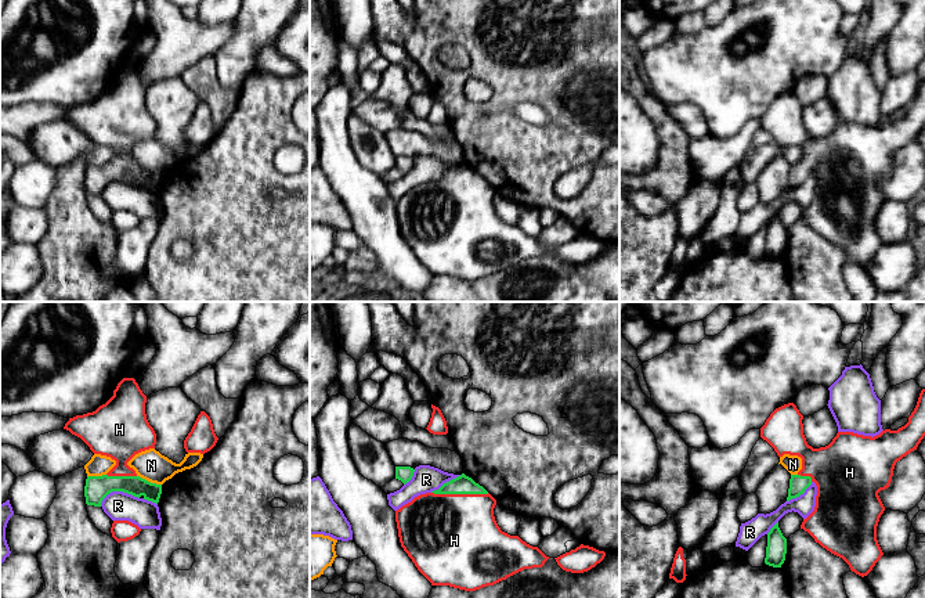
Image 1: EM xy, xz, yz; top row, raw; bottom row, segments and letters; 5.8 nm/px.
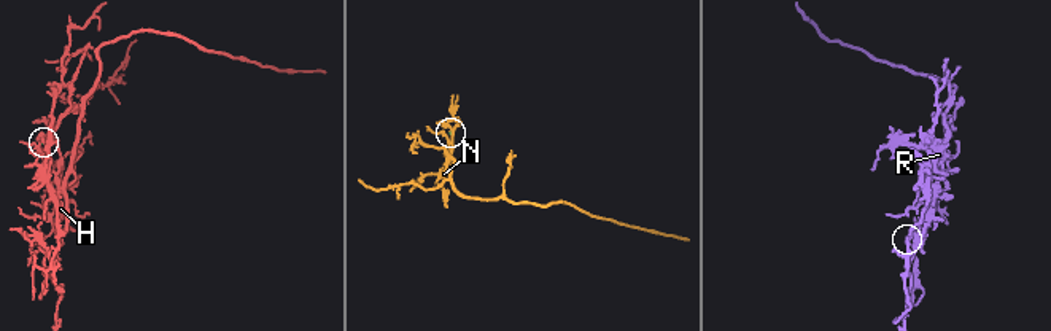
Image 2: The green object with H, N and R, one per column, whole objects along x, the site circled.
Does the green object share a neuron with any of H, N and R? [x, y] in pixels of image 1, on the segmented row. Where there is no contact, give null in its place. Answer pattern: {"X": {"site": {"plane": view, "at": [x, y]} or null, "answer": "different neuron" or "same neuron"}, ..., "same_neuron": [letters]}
{"H": {"site": {"plane": "xz", "at": [461, 493]}, "answer": "same neuron"}, "N": {"site": {"plane": "xy", "at": [150, 482]}, "answer": "different neuron"}, "R": {"site": {"plane": "xy", "at": [118, 490]}, "answer": "different neuron"}, "same_neuron": ["H"]}

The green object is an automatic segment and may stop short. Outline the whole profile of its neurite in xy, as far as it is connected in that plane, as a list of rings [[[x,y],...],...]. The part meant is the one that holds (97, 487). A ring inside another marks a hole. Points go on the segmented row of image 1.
[[[123,378],[113,396],[95,411],[69,418],[64,429],[80,437],[94,454],[111,457],[116,465],[102,476],[87,476],[87,505],[101,507],[112,491],[159,502],[162,484],[140,478],[127,462],[138,453],[155,448],[156,433],[145,414],[147,396],[134,378]]]

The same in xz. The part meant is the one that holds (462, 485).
[[[460,476],[438,490],[420,494],[395,511],[401,547],[431,586],[449,586],[476,591],[549,559],[538,547],[510,536],[498,526],[494,508],[496,500],[471,478]]]

